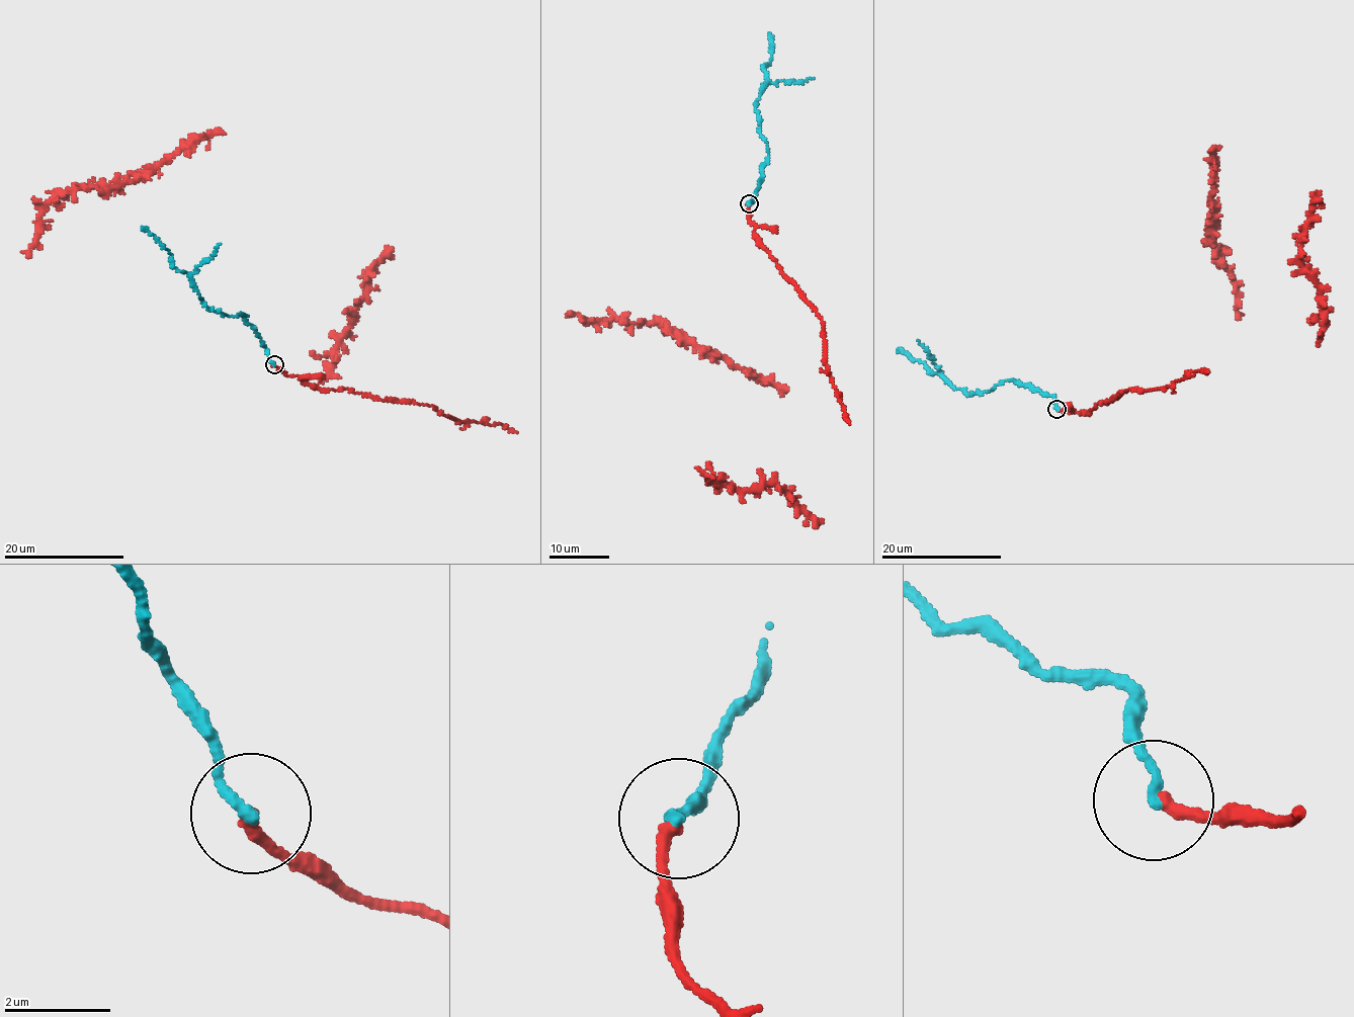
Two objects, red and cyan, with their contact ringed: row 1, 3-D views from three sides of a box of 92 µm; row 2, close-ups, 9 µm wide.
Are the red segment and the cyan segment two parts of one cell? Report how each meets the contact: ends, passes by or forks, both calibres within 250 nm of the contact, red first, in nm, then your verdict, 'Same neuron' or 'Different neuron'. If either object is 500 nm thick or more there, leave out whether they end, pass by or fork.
At the ring red ends. At the ring cyan ends. Thickness 240 nm (red) against 200 nm. Same neuron

